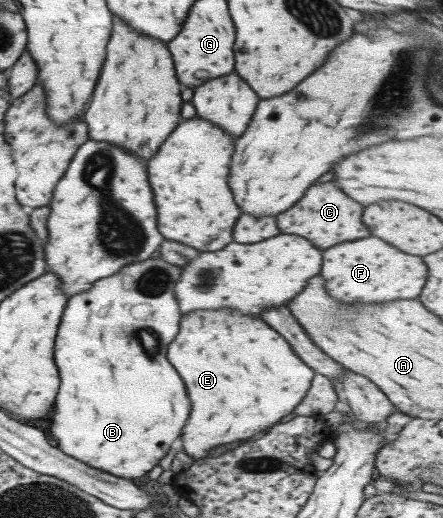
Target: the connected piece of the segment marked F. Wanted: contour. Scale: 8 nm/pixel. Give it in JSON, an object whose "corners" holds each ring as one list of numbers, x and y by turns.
{"corners":[[363,237,349,243,337,243,321,252,320,273,329,295,338,302,381,303,383,299,413,299,419,295,427,269,421,257,399,253,377,237]]}

